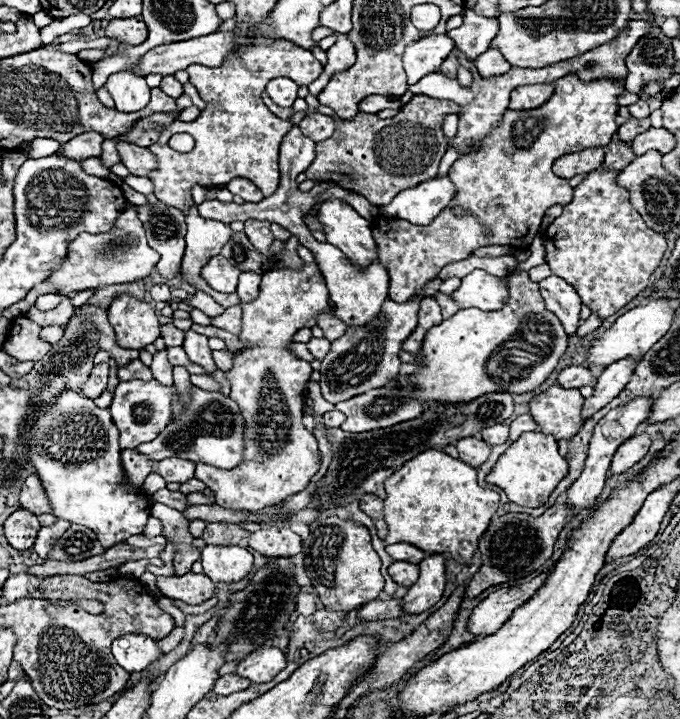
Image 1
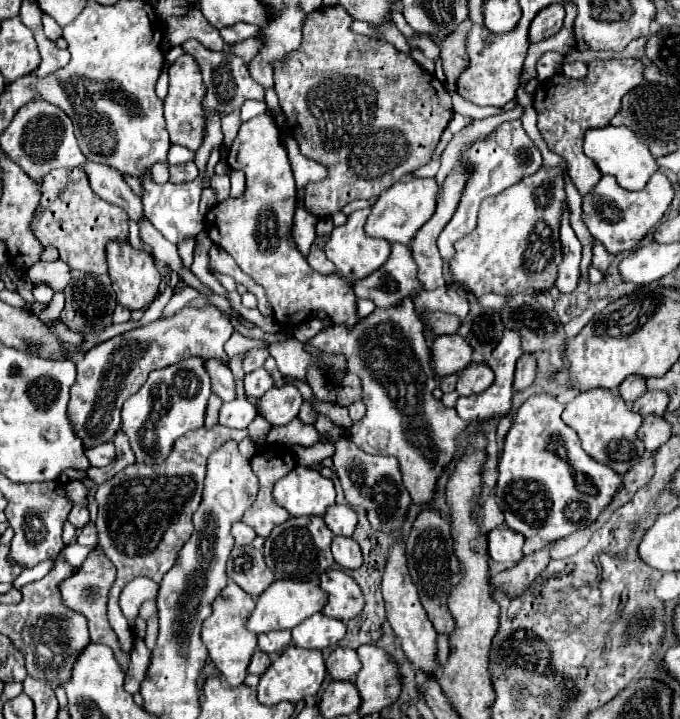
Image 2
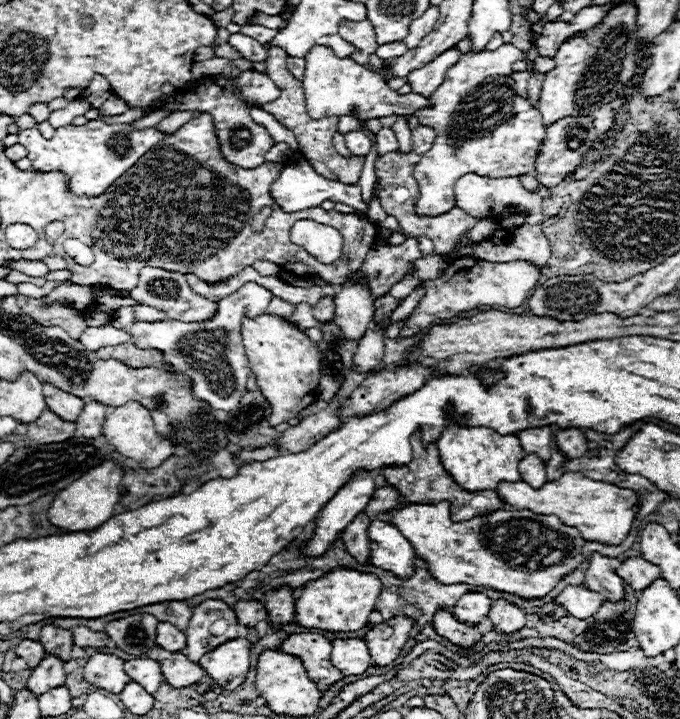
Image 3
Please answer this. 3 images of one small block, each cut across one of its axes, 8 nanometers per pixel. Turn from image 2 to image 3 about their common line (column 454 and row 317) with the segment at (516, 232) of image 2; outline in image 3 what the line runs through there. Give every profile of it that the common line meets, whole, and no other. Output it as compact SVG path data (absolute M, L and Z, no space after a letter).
M266 312L256 318L242 318L242 338L258 388L272 406L270 426L278 426L284 420L296 418L300 410L318 398L318 346L304 332L294 328L288 320Z

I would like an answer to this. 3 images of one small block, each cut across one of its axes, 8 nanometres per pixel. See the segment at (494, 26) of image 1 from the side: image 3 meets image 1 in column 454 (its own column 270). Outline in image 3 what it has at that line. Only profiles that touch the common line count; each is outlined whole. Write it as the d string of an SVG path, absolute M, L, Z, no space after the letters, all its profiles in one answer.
M246 26L240 32L246 34L246 36L250 36L250 38L254 38L254 40L258 40L258 42L262 42L262 44L266 44L266 42L272 42L272 38L274 38L274 34L278 30L280 28L272 30L272 28L264 28L264 26Z

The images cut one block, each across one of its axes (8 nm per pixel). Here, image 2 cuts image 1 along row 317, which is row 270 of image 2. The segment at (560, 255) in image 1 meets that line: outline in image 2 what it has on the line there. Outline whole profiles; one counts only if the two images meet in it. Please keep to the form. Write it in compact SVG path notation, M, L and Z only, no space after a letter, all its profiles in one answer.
M592 240L592 266L598 268L606 276L612 260L614 260L614 254L606 252L606 248L602 248L602 242Z

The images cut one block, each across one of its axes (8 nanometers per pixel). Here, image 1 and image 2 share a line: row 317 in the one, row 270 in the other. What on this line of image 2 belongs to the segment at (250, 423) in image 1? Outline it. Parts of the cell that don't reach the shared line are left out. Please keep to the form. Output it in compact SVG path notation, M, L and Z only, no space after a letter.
M268 112L240 126L228 150L228 164L246 174L246 192L240 198L228 198L216 204L208 212L206 226L212 242L224 248L242 272L266 290L280 328L294 330L316 312L326 312L332 324L344 324L352 330L362 320L356 310L354 290L338 274L320 274L312 270L292 240L290 228L296 208L296 184L288 152L280 140L280 130Z

